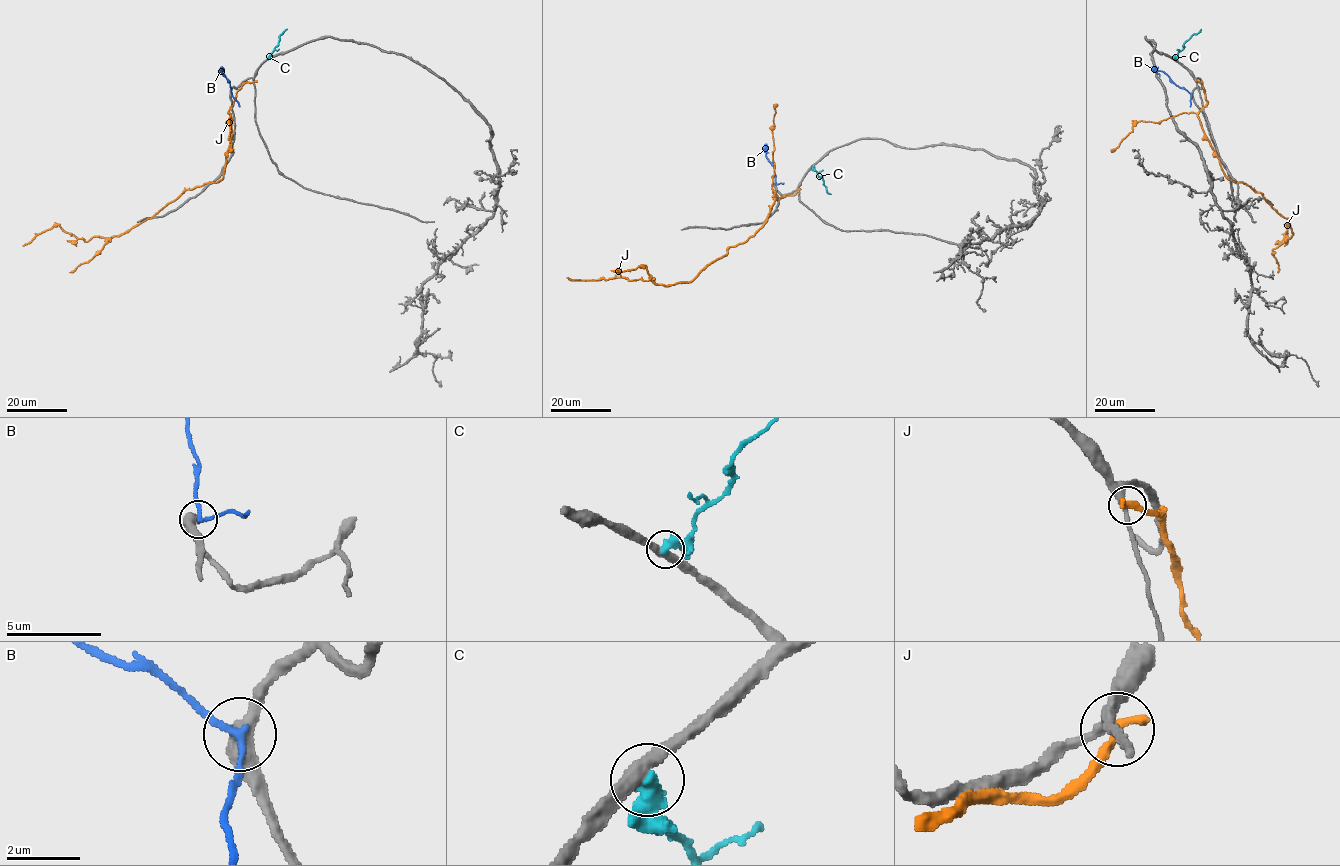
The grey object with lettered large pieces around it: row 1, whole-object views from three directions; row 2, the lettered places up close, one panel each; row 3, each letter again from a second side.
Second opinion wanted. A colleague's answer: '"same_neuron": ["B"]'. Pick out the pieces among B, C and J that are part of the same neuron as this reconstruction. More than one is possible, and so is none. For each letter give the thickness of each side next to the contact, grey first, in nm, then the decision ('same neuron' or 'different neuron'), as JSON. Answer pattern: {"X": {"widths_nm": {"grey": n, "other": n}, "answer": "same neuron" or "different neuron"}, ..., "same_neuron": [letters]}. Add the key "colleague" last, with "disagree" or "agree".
{"B": {"widths_nm": {"grey": 460, "other": 180}, "answer": "different neuron"}, "C": {"widths_nm": {"grey": 400, "other": 550}, "answer": "different neuron"}, "J": {"widths_nm": {"grey": 300, "other": 400}, "answer": "different neuron"}, "same_neuron": [], "colleague": "disagree"}

